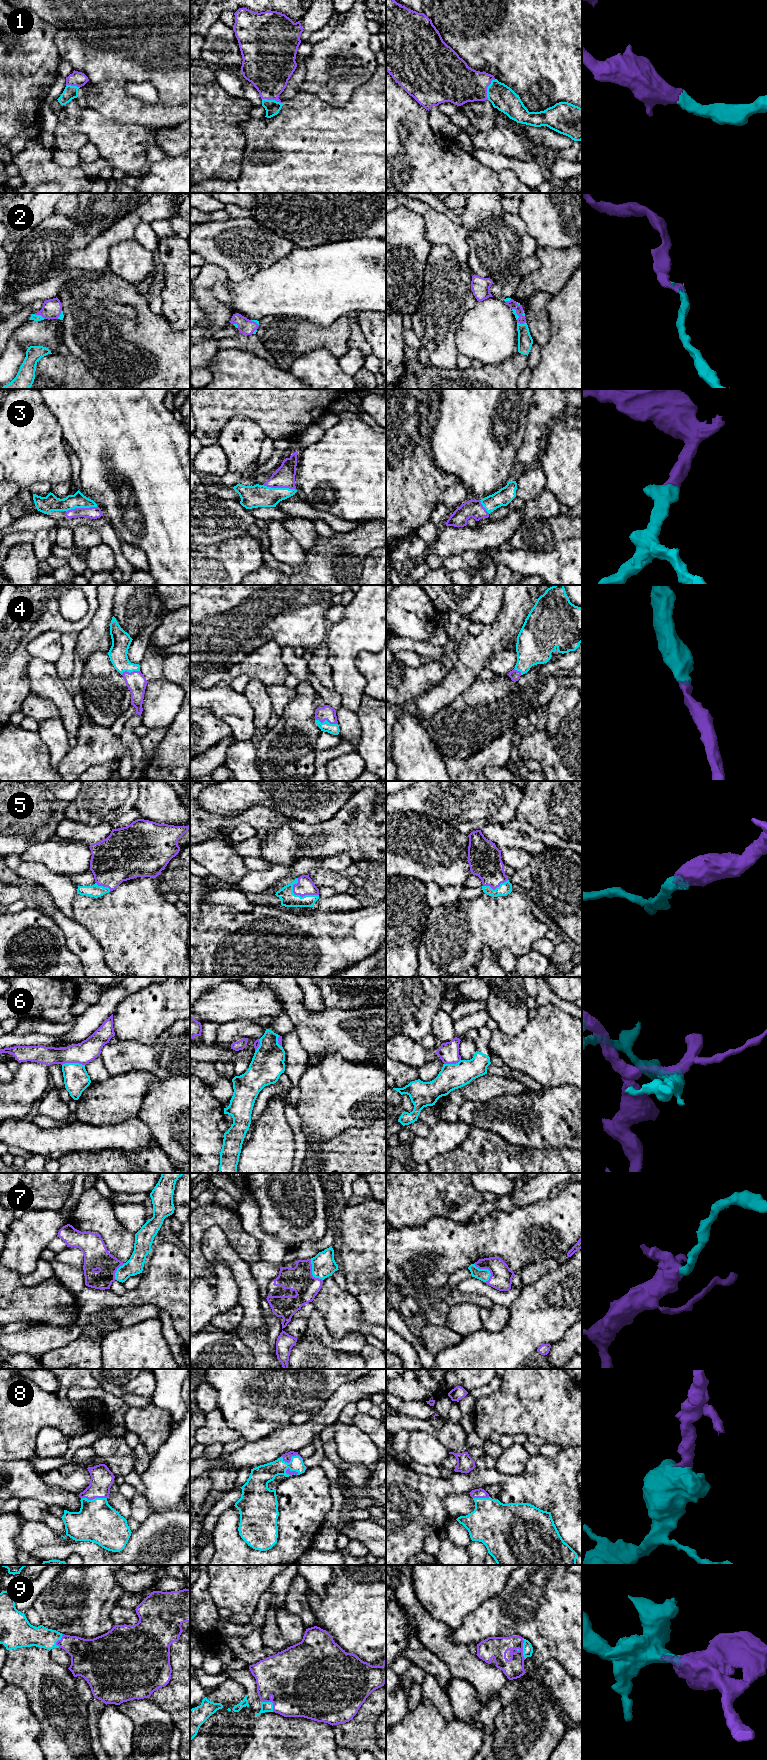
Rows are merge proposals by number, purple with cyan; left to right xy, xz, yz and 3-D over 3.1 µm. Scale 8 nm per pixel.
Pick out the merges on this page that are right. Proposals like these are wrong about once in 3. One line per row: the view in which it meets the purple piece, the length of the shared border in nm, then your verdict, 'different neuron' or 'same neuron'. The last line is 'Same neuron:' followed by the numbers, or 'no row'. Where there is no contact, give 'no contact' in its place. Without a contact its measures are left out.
1: yz | 180 nm | same neuron
2: xy | 100 nm | same neuron
3: xz | 280 nm | same neuron
4: xz | 190 nm | same neuron
5: xz | 240 nm | same neuron
6: xy | 180 nm | different neuron
7: yz | 190 nm | same neuron
8: xz | 180 nm | same neuron
9: yz | 170 nm | same neuron
Same neuron: 1, 2, 3, 4, 5, 7, 8, 9

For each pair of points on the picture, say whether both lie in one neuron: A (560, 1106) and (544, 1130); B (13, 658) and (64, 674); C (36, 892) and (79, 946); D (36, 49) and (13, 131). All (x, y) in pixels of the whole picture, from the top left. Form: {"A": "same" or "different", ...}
{"A": "same", "B": "different", "C": "same", "D": "same"}

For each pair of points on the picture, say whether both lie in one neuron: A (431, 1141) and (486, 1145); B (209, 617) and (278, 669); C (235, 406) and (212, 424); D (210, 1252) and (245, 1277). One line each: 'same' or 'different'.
A: different
B: different
C: same
D: same

